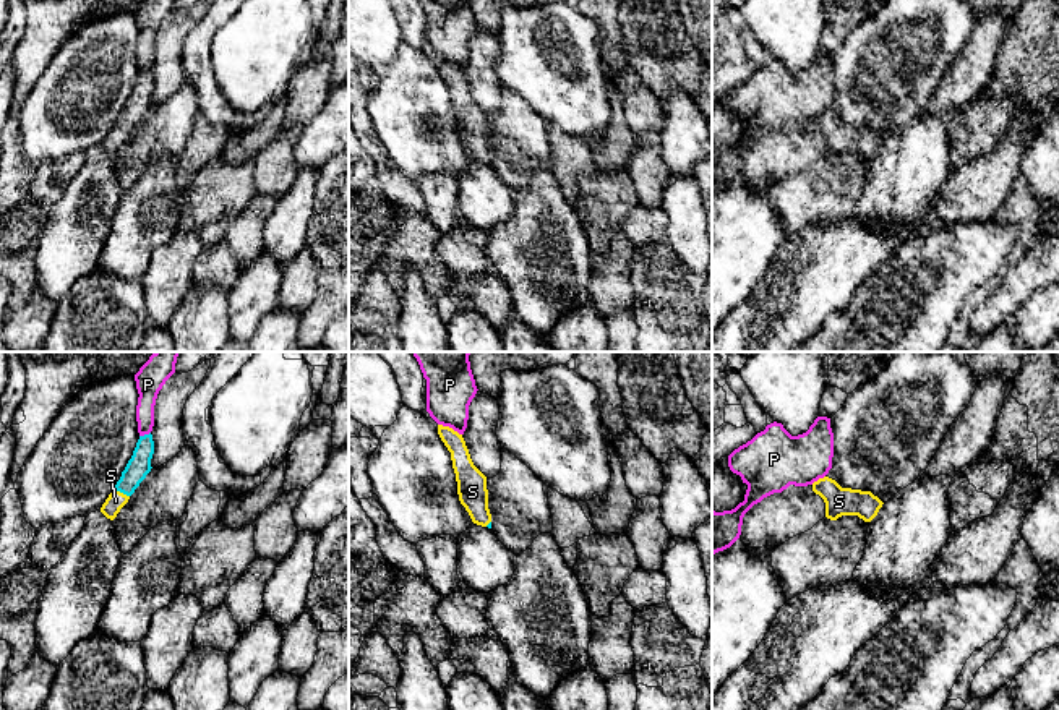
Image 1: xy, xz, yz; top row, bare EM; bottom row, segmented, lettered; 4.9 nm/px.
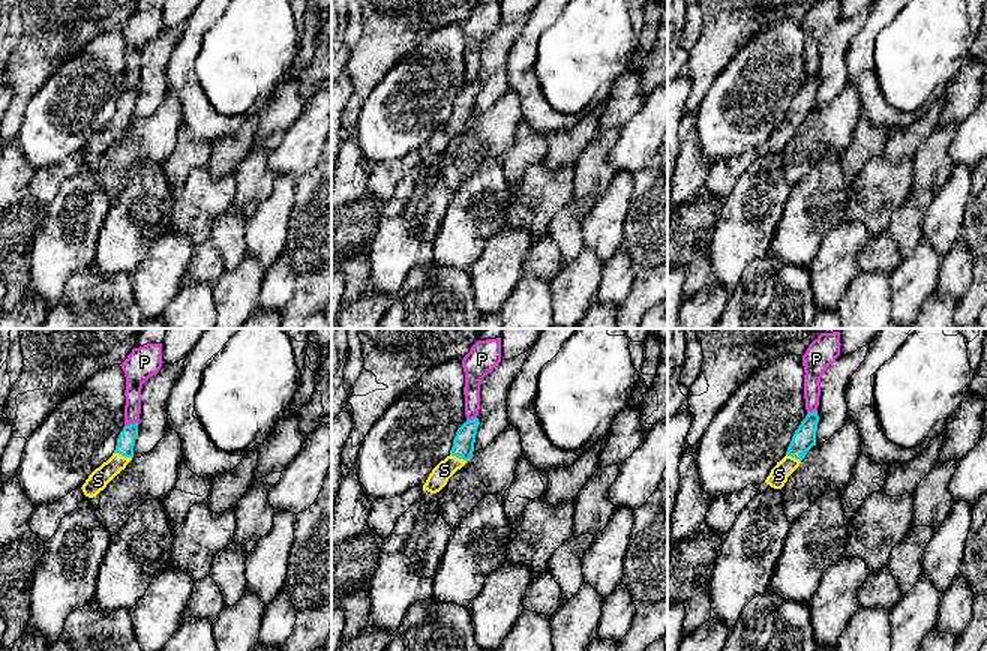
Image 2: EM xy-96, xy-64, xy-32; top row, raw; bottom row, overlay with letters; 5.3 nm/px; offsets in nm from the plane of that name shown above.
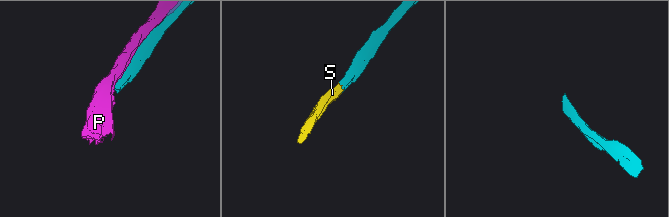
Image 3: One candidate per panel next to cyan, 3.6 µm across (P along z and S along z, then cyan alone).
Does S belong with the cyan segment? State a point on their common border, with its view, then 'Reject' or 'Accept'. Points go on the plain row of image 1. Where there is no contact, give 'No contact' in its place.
Touches cyan at xy (122, 128). Accept

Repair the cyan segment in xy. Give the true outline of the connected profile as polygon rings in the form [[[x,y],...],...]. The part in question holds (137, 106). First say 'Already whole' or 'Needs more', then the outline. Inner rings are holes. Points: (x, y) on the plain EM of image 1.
Needs more. [[[152,71],[139,73],[131,96],[128,97],[125,107],[122,109],[120,117],[115,122],[115,126],[109,131],[105,139],[101,144],[101,149],[114,157],[120,146],[128,139],[130,133],[139,123],[139,120],[151,109],[151,96],[154,91]]]

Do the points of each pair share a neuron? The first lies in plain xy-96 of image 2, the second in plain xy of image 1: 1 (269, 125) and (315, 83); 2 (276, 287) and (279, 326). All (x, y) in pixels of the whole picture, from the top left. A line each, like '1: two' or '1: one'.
1: one
2: two

